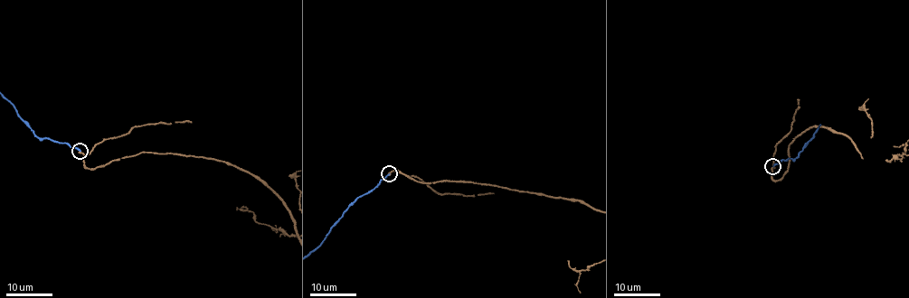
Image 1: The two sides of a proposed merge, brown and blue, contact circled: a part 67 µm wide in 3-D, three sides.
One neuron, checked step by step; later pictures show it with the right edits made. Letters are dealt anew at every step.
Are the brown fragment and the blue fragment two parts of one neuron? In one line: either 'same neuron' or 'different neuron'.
different neuron

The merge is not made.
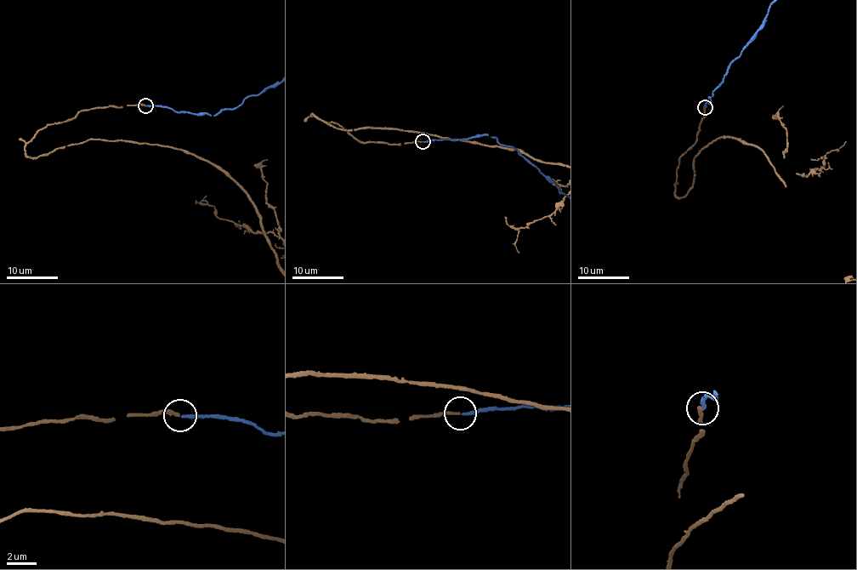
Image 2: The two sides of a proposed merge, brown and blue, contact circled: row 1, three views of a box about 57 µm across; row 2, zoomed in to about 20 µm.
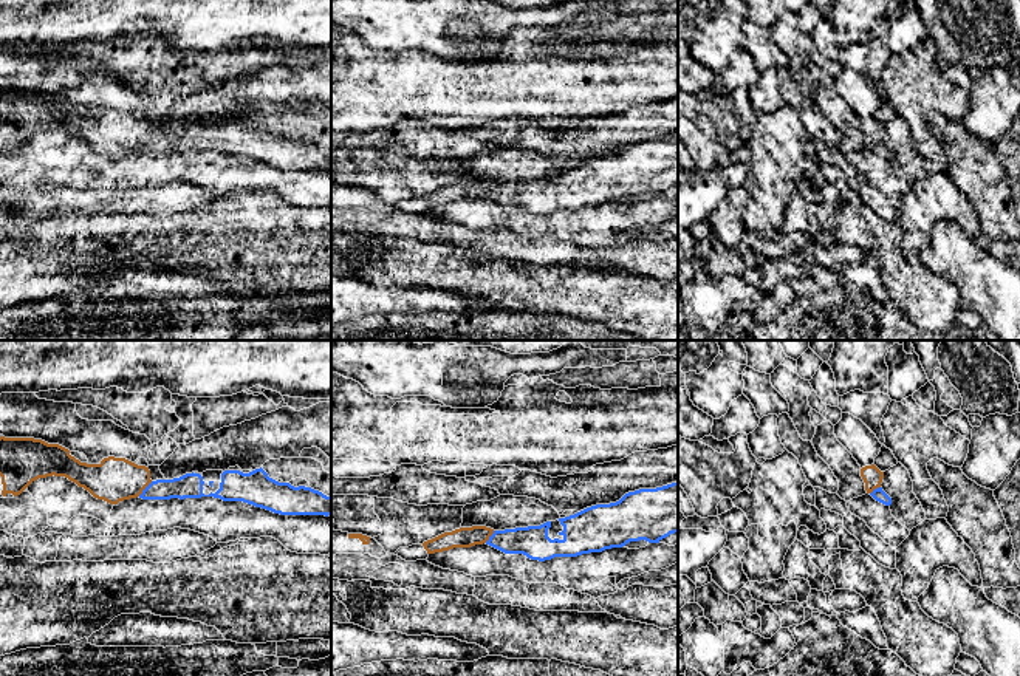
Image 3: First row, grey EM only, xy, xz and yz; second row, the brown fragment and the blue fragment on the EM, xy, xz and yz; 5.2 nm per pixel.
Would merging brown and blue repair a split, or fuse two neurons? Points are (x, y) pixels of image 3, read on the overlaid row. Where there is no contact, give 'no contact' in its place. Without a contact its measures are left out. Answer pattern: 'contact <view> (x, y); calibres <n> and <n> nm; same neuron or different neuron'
contact xy (144, 488); calibres 220 and 130 nm; same neuron

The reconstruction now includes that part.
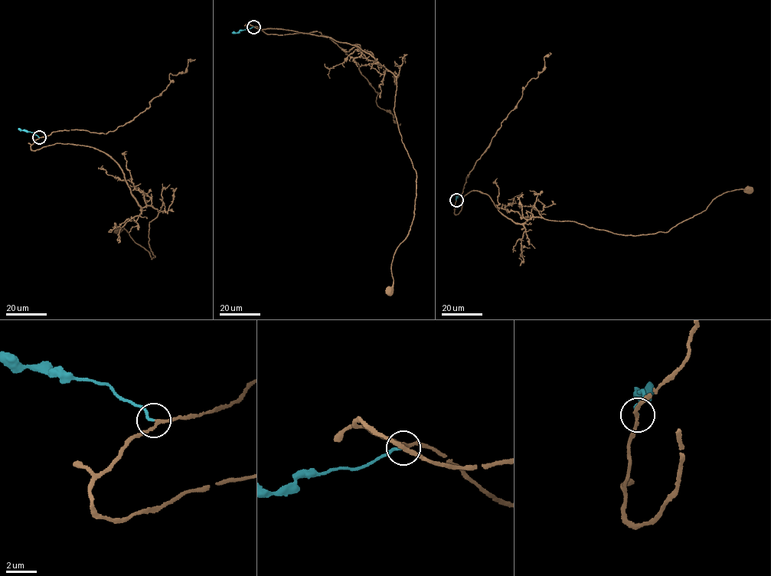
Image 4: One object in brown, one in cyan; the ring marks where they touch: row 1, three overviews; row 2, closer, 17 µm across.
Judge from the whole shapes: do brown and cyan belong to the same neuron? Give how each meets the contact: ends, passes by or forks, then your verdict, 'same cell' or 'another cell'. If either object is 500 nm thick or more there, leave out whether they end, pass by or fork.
brown passes by; cyan ends; same cell

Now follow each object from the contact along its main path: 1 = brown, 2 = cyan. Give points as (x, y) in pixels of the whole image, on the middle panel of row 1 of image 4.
1: (254, 27), (247, 23), (355, 45), (396, 77), (393, 112), (416, 178), (412, 224), (393, 256), (389, 289)
2: (254, 27), (232, 32)

